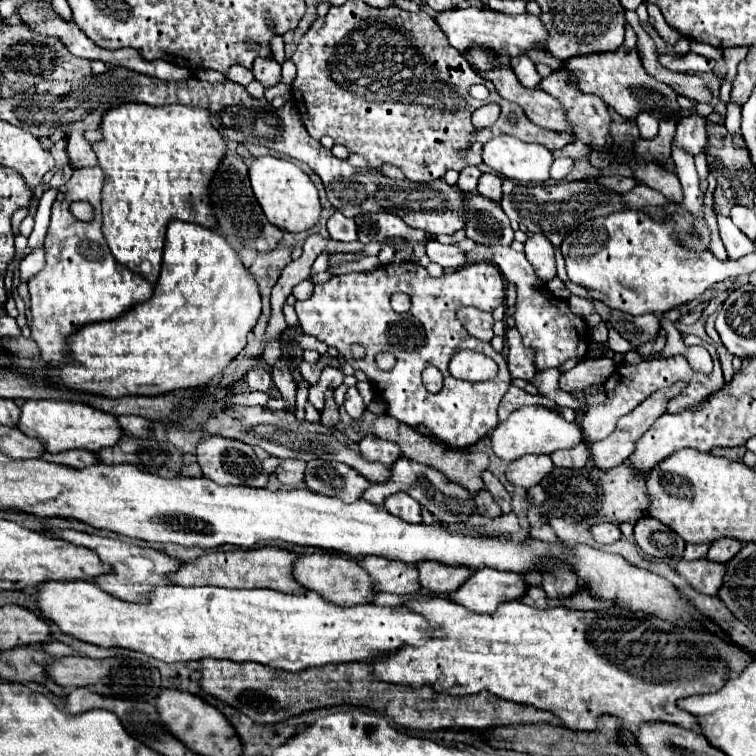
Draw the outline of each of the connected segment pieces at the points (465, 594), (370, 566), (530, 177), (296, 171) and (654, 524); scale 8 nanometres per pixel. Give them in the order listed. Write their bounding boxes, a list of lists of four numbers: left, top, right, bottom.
[[453,568,529,612],[361,556,421,594],[483,136,553,184],[249,156,321,232],[635,516,685,560]]

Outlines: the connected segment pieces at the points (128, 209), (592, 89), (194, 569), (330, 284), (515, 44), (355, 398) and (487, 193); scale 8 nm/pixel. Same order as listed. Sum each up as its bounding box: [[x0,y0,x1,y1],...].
[[93,104,227,284],[563,24,681,122],[169,546,303,594],[295,262,511,448],[433,8,547,56],[345,388,365,420],[477,174,503,200]]

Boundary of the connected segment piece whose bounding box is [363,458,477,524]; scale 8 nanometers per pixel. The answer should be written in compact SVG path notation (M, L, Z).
M399 458L395 464L393 464L393 474L389 478L389 482L385 484L371 484L371 488L363 494L363 498L367 502L373 502L375 506L383 506L383 500L395 492L405 492L409 494L411 498L415 498L421 506L425 506L433 516L437 516L441 522L445 524L459 524L459 522L467 522L471 514L477 512L475 508L475 494L471 494L469 490L465 490L463 486L451 482L451 480L445 480L445 474L441 474L439 470L431 468L431 466L425 466L425 464L419 464L419 462L413 462L413 460L407 460L407 458Z

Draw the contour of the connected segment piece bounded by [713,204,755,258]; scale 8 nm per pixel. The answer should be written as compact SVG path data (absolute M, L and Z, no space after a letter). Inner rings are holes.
M713 204L713 212L717 216L717 222L719 222L719 236L727 248L727 254L729 258L741 258L743 254L751 254L755 248L753 248L753 242L731 222L729 216L723 216L715 204Z

